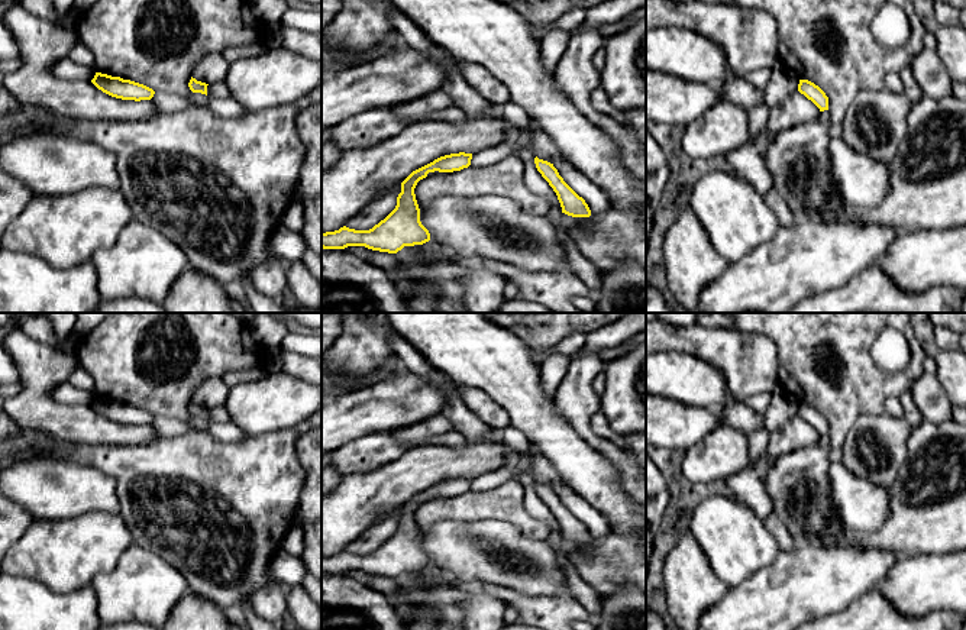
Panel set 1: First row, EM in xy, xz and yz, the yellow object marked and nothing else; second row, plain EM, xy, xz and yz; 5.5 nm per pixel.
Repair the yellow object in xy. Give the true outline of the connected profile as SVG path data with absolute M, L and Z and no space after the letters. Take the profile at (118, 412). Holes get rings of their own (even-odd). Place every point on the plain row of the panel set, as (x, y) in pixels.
M96 397L91 407L103 417L122 424L151 424L155 416L143 408Z

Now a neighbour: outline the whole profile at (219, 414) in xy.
M224 406L209 408L207 421L209 423L226 423L226 421L230 421L230 414Z

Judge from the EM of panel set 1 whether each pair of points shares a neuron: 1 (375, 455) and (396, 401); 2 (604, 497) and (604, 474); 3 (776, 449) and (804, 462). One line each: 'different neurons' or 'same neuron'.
1: different neurons
2: same neuron
3: different neurons

